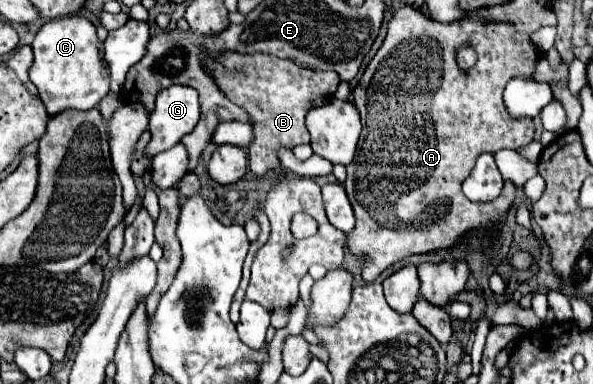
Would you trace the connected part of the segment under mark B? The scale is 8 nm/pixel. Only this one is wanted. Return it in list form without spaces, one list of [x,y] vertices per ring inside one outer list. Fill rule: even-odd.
[[[224,52],[218,58],[212,58],[206,54],[204,56],[204,66],[212,72],[212,76],[218,82],[218,88],[238,106],[246,108],[246,112],[252,116],[254,120],[254,132],[256,138],[248,148],[248,164],[250,164],[250,172],[254,176],[266,176],[268,172],[276,172],[282,170],[278,152],[280,148],[288,148],[292,150],[298,144],[310,144],[310,134],[304,126],[304,118],[310,110],[310,106],[320,106],[326,100],[330,100],[340,84],[340,76],[336,72],[314,72],[308,68],[302,68],[298,64],[294,64],[292,60],[282,60],[276,56],[268,56],[268,54],[238,54],[238,52]]]

